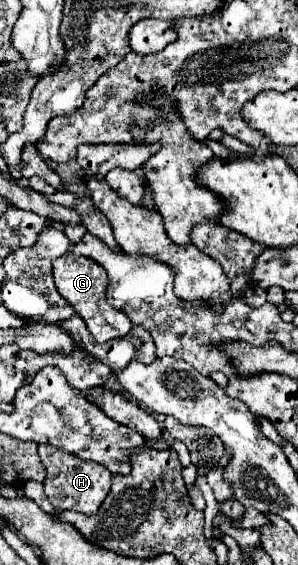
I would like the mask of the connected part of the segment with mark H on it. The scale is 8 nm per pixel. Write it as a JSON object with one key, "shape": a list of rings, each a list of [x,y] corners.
{"shape":[[[48,443],[38,445],[38,453],[40,453],[40,459],[46,467],[44,489],[46,489],[50,503],[54,505],[54,509],[58,513],[62,513],[66,509],[72,509],[72,511],[78,511],[84,515],[98,513],[102,501],[110,493],[110,483],[112,483],[110,471],[102,469],[102,465],[98,465],[94,461],[82,461],[82,459],[74,457],[72,453],[56,449],[54,445],[48,445]]]}

